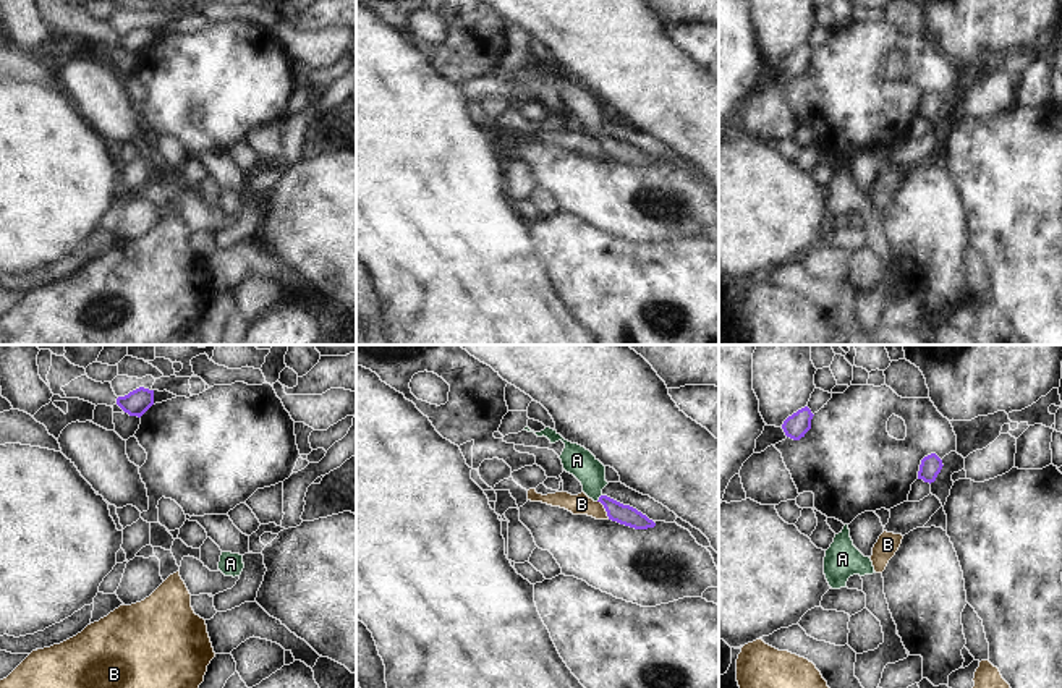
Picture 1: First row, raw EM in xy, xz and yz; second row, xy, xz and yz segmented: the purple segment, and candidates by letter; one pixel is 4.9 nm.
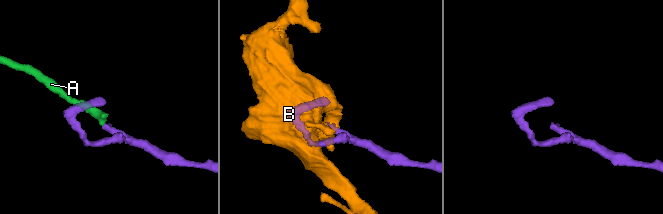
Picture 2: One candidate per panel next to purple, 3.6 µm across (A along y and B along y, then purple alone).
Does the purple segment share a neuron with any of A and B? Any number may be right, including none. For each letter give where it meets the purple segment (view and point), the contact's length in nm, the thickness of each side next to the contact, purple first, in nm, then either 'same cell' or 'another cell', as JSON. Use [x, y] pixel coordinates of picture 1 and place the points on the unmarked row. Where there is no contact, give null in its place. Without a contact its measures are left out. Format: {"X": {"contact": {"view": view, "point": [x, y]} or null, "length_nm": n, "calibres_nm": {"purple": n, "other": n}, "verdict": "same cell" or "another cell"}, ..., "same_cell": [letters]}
{"A": {"contact": {"view": "xz", "point": [599, 135]}, "length_nm": 50, "calibres_nm": {"purple": 100, "other": 150}, "verdict": "same cell"}, "B": {"contact": {"view": "xz", "point": [606, 148]}, "length_nm": 110, "calibres_nm": {"purple": 100, "other": 100}, "verdict": "another cell"}, "same_cell": ["A"]}

